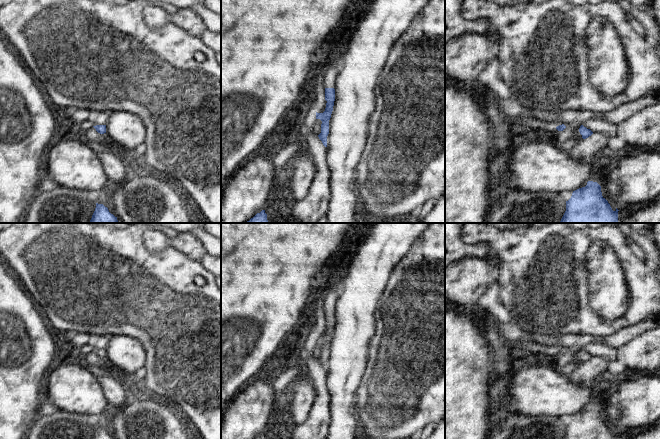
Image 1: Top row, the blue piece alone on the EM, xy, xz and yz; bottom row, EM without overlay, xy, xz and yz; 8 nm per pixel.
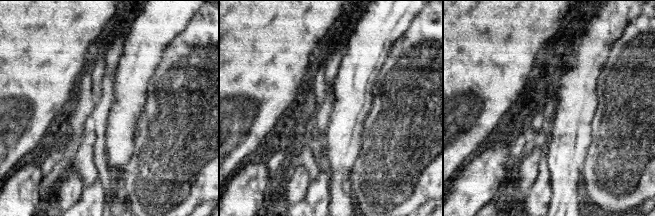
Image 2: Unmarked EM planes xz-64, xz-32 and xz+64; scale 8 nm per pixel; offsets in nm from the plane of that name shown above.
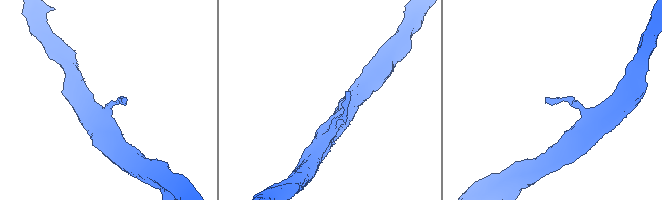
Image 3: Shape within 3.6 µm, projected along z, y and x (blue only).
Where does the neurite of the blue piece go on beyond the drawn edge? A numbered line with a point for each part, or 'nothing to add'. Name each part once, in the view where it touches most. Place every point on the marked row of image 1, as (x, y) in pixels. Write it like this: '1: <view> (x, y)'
nothing to add.

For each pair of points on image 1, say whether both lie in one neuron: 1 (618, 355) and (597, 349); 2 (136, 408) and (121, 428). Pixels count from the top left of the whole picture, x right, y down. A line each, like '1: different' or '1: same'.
1: same
2: same

